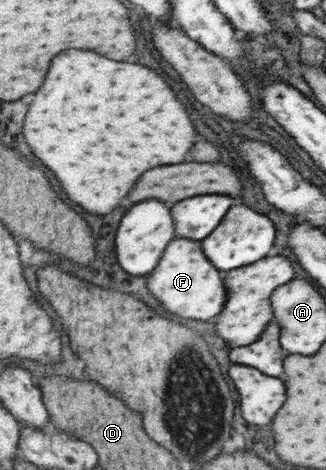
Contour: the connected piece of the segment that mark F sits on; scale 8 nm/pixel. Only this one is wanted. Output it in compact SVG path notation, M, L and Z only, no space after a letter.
M177 239L165 253L161 267L149 279L151 291L167 305L171 313L191 319L213 319L221 315L229 303L229 289L221 271L213 265L203 249L203 241Z

